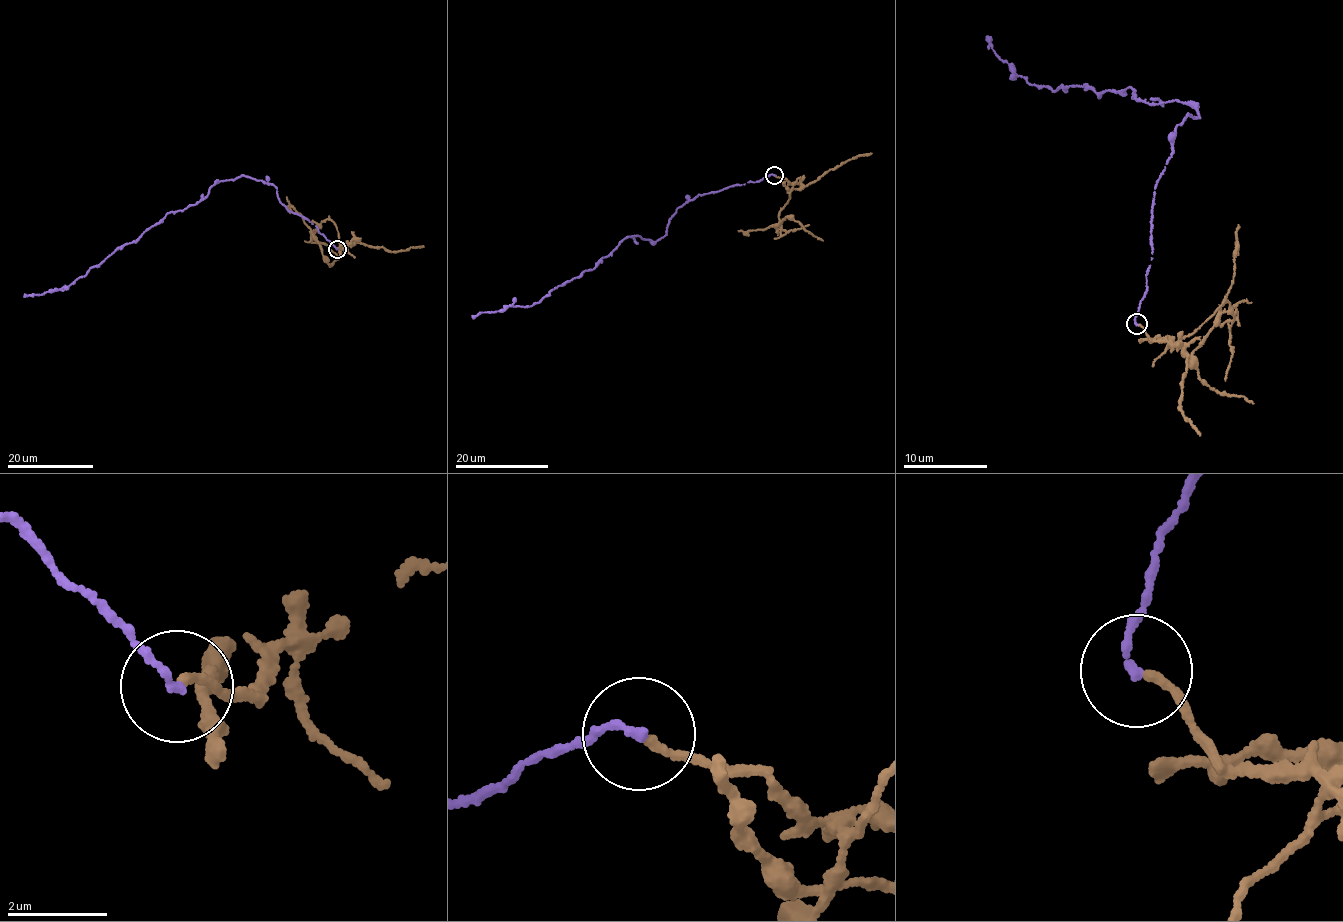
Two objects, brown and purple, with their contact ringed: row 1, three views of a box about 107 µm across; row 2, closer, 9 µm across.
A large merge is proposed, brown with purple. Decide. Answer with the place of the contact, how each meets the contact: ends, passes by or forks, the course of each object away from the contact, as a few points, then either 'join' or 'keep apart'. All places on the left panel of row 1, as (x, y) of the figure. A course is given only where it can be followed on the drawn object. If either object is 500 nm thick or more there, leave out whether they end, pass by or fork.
at (337, 249); brown ends there; purple ends there; brown runs (337, 249), (344, 249), (334, 223), (326, 219), (313, 232), (328, 264), (339, 258); purple runs (337, 249), (287, 209), (277, 188), (243, 175), (216, 182), (206, 197), (166, 213), (69, 286), (23, 296); keep apart

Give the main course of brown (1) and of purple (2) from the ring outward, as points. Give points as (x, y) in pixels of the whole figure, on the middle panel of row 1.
1: (774, 175), (786, 180), (790, 191), (780, 210), (781, 222), (777, 229), (775, 226), (786, 217), (823, 240)
2: (774, 175), (699, 194), (678, 208), (665, 236), (652, 242), (626, 237), (594, 268), (531, 306), (472, 317)

